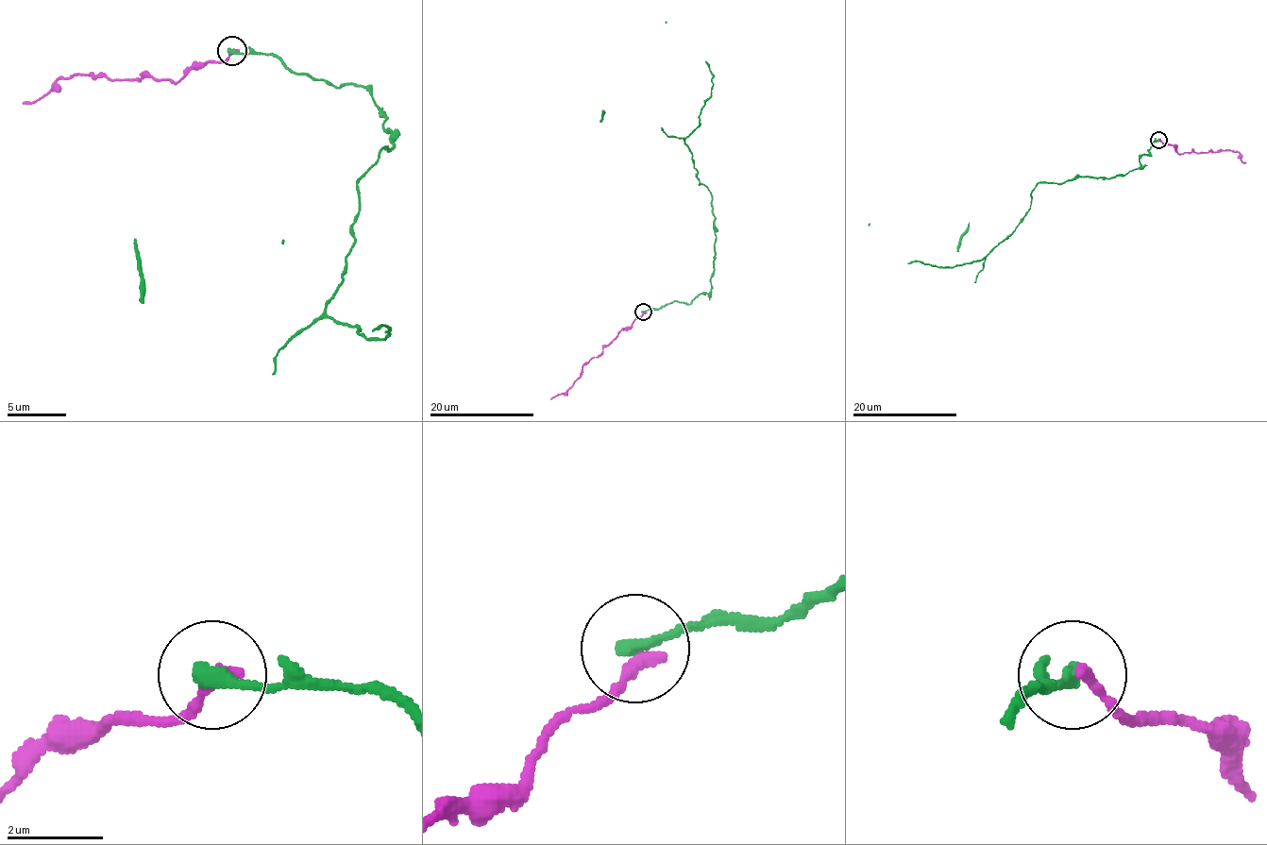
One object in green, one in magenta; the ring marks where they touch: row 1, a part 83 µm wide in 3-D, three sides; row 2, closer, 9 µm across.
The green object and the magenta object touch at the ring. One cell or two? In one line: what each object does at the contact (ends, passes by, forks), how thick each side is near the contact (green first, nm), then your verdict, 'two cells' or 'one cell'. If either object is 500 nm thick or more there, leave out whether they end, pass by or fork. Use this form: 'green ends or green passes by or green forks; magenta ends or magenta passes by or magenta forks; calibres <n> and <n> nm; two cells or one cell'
green ends; magenta ends; calibres 340 and 300 nm; two cells

